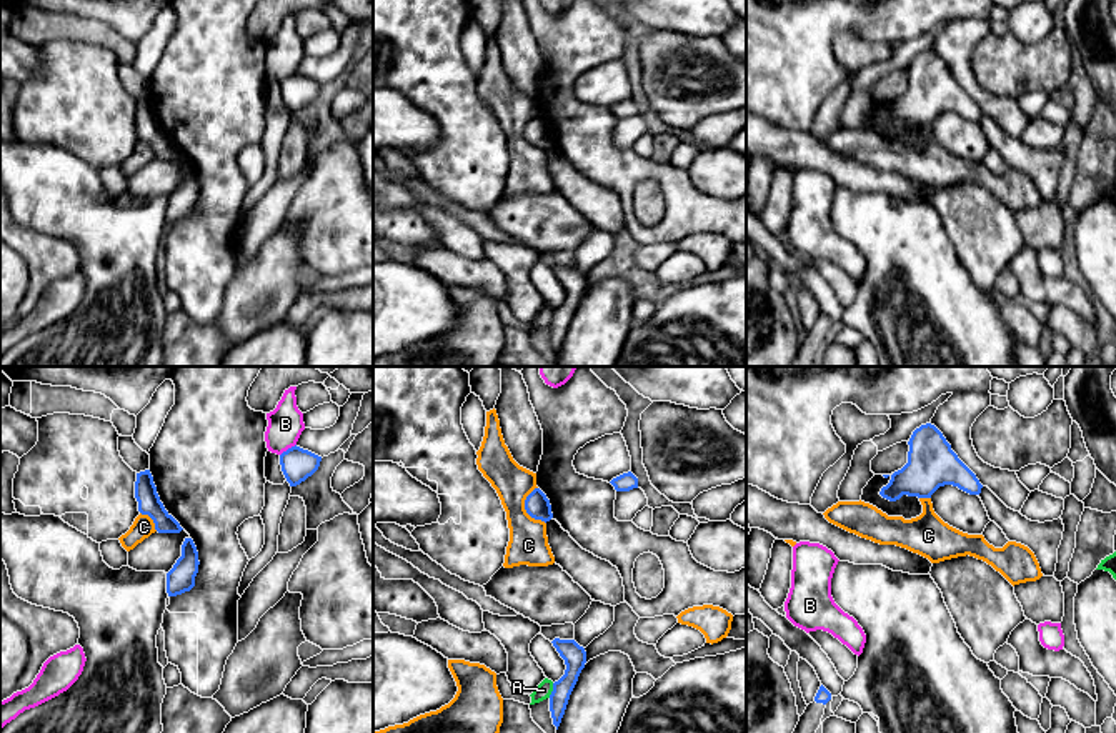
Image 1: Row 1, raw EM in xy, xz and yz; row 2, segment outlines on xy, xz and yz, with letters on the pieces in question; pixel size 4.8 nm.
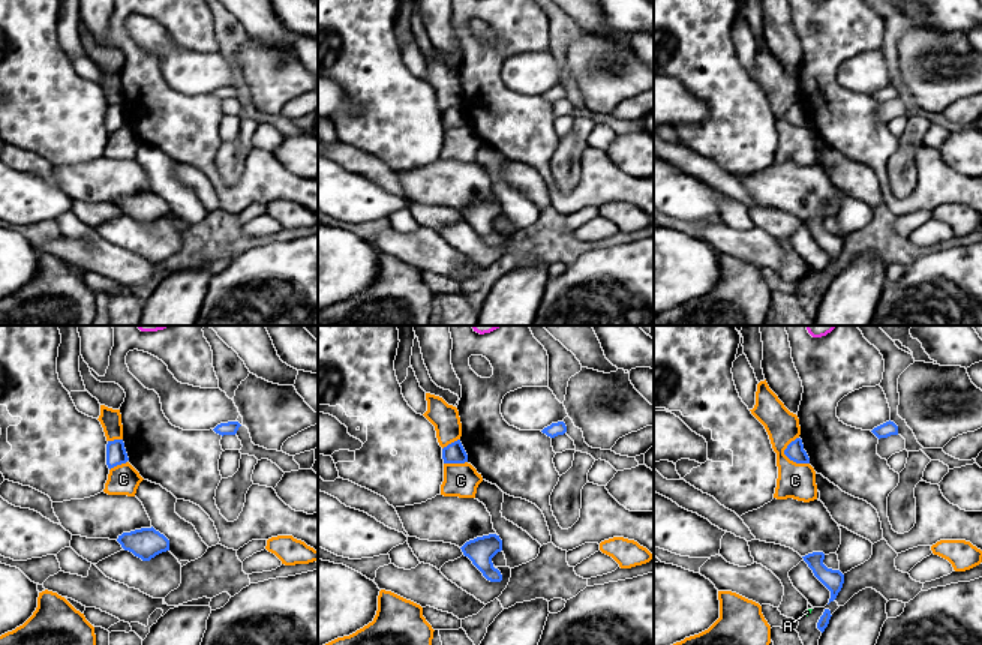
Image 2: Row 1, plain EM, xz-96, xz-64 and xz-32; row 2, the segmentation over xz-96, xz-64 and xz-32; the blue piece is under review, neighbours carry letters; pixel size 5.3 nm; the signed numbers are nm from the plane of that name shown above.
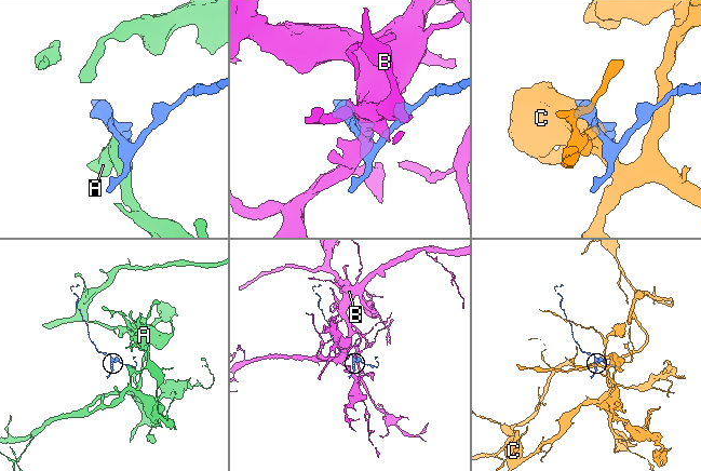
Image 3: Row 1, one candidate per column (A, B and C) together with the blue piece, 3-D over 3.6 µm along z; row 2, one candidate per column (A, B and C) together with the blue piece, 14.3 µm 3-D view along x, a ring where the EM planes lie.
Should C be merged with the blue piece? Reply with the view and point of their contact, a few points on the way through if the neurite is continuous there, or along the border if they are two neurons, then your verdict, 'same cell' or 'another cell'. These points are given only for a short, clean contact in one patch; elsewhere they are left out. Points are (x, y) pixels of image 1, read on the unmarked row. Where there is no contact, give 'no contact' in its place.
contact xz (525, 135); way xz (537, 132), (525, 135), (528, 172); same cell

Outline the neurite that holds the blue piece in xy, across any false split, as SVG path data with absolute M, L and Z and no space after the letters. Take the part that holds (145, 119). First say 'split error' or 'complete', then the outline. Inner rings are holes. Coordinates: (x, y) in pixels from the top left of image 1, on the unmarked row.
split error; M150 97L137 100L135 125L140 142L130 157L118 165L127 178L133 177L155 158L180 160L183 157L160 128Z

